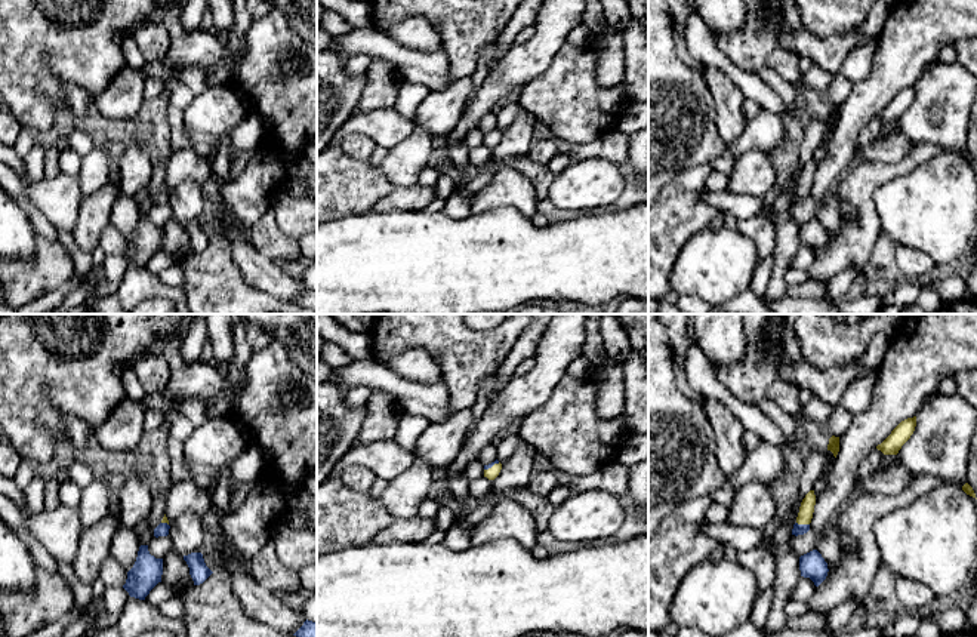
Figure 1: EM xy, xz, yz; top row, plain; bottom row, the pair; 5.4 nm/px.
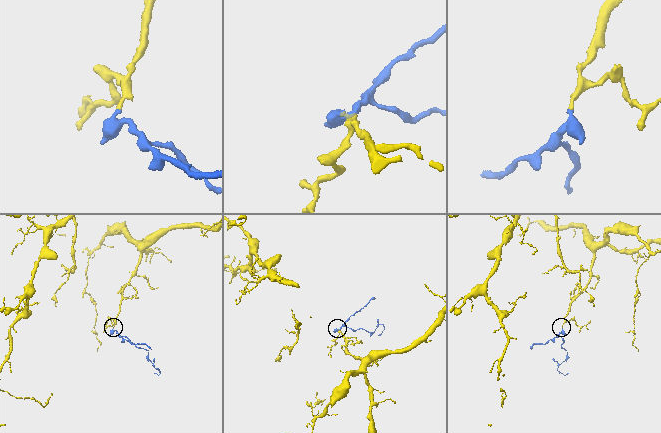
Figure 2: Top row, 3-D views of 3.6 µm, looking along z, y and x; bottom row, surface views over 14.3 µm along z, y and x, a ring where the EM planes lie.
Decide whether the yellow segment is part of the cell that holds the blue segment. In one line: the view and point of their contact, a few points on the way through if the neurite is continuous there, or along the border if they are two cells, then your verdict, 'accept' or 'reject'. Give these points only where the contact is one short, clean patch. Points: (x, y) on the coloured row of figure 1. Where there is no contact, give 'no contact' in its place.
contact yz (803, 525); accept

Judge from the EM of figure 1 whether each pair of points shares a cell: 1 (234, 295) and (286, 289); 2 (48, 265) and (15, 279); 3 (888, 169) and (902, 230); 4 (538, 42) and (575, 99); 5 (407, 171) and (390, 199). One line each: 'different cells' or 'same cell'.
1: different cells
2: same cell
3: different cells
4: different cells
5: different cells

